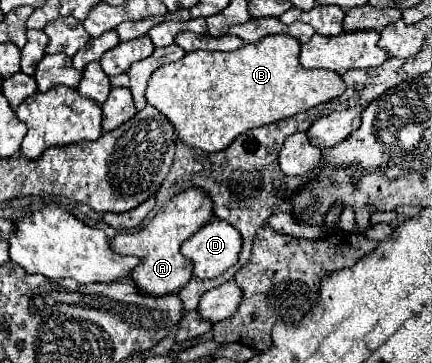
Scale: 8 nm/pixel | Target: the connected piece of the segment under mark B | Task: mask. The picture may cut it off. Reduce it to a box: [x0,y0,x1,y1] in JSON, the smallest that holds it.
[145,33,345,153]

